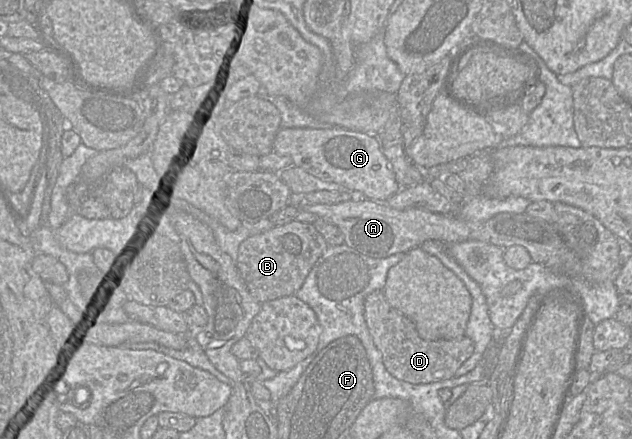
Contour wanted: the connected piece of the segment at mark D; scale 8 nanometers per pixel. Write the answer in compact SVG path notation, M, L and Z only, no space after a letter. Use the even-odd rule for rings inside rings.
M383 290L373 291L365 298L364 318L375 345L382 353L386 369L397 379L412 384L453 377L474 351L474 342L466 335L454 339L421 338L412 320L389 304Z

